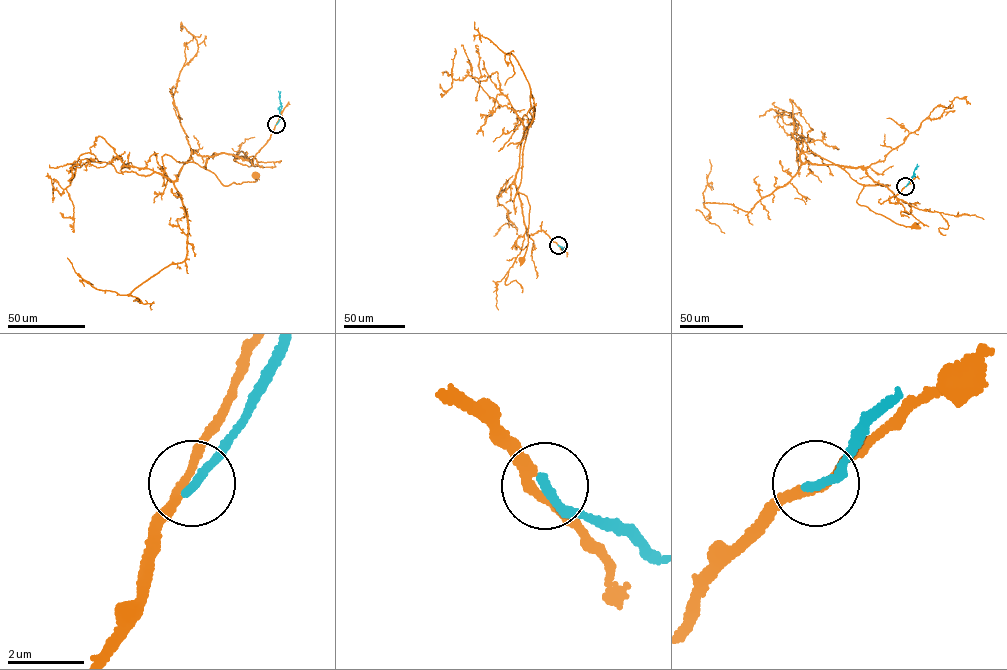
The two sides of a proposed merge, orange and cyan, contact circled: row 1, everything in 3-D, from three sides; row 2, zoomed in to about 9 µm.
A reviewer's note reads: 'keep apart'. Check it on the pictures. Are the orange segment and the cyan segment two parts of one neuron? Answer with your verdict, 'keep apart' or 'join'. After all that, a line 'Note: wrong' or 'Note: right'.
join
Note: wrong

